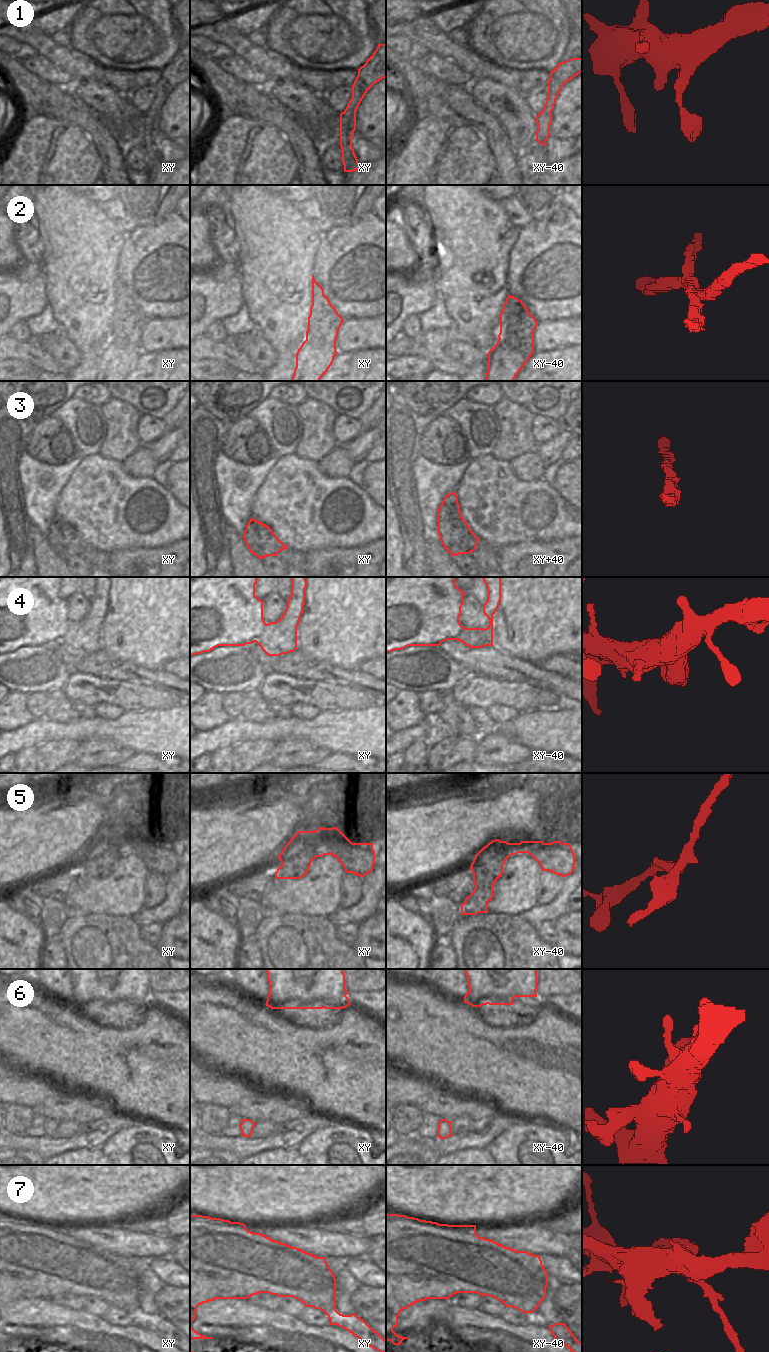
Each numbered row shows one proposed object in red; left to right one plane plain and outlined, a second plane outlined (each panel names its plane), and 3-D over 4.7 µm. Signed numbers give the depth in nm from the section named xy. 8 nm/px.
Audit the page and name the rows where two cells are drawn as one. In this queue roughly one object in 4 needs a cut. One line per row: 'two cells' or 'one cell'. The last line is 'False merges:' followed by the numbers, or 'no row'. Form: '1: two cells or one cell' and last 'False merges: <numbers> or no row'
1: one cell
2: two cells
3: one cell
4: one cell
5: two cells
6: one cell
7: two cells
False merges: 2, 5, 7

